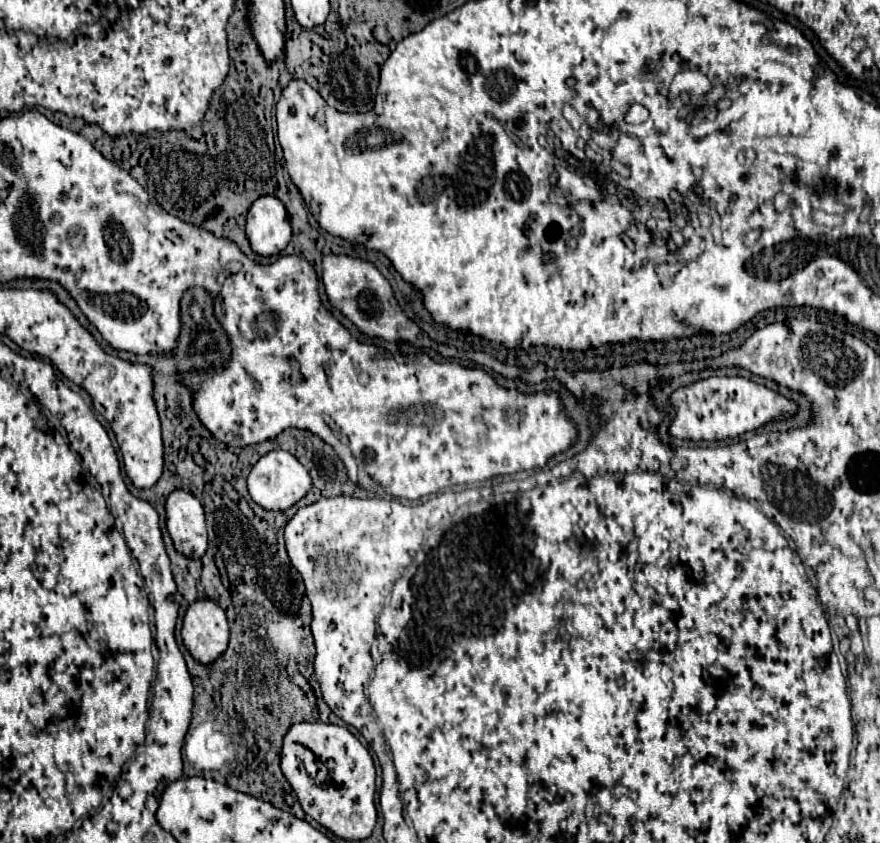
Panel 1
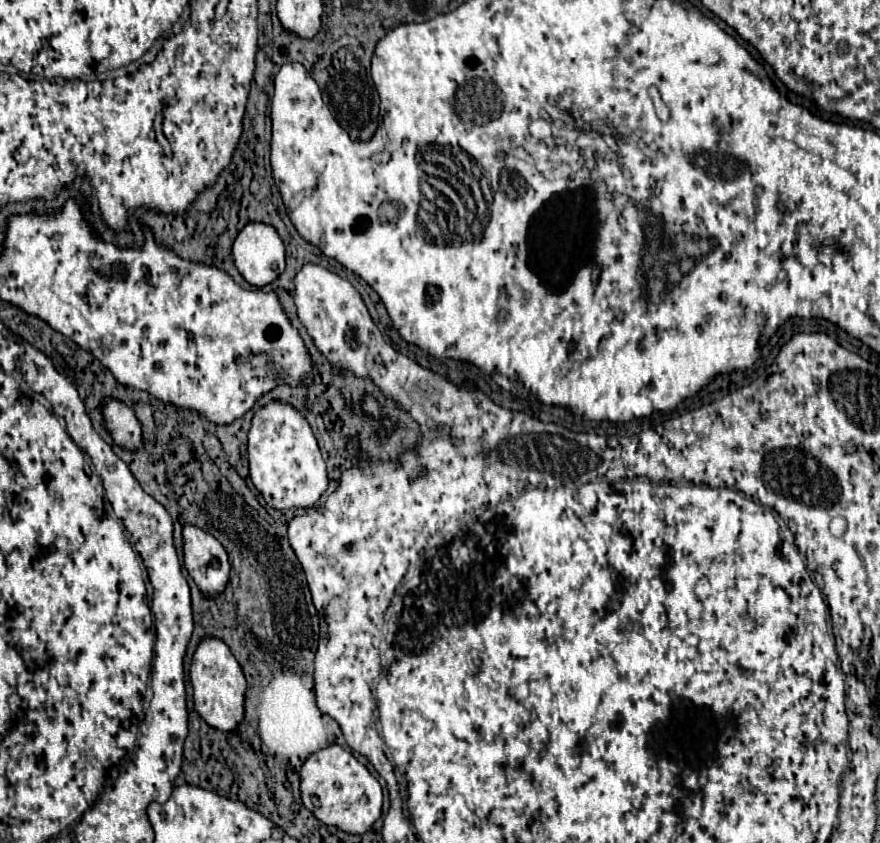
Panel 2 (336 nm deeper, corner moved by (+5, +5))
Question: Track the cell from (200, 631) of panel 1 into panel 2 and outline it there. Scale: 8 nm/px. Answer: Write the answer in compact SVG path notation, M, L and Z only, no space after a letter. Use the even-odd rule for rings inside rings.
M205 636L191 660L191 684L193 684L193 700L199 716L213 728L219 730L237 730L237 724L243 718L243 696L245 696L245 674L231 654L229 646L215 638Z

